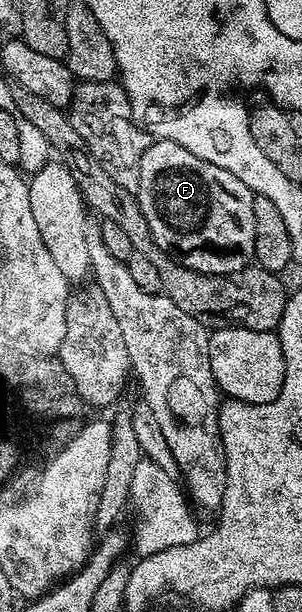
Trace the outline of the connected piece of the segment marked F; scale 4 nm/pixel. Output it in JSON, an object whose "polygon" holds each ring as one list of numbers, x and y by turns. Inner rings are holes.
{"polygon":[[154,139,142,152,136,198,144,213,144,221,148,221,154,243,167,253,186,255,182,256,186,266,201,275,230,275,253,260,256,233,255,222,252,221,254,196,240,177,232,177,228,169,220,169,220,165,212,165,196,157,196,153,188,153,188,149,184,149,184,145,176,145,176,141]]}

